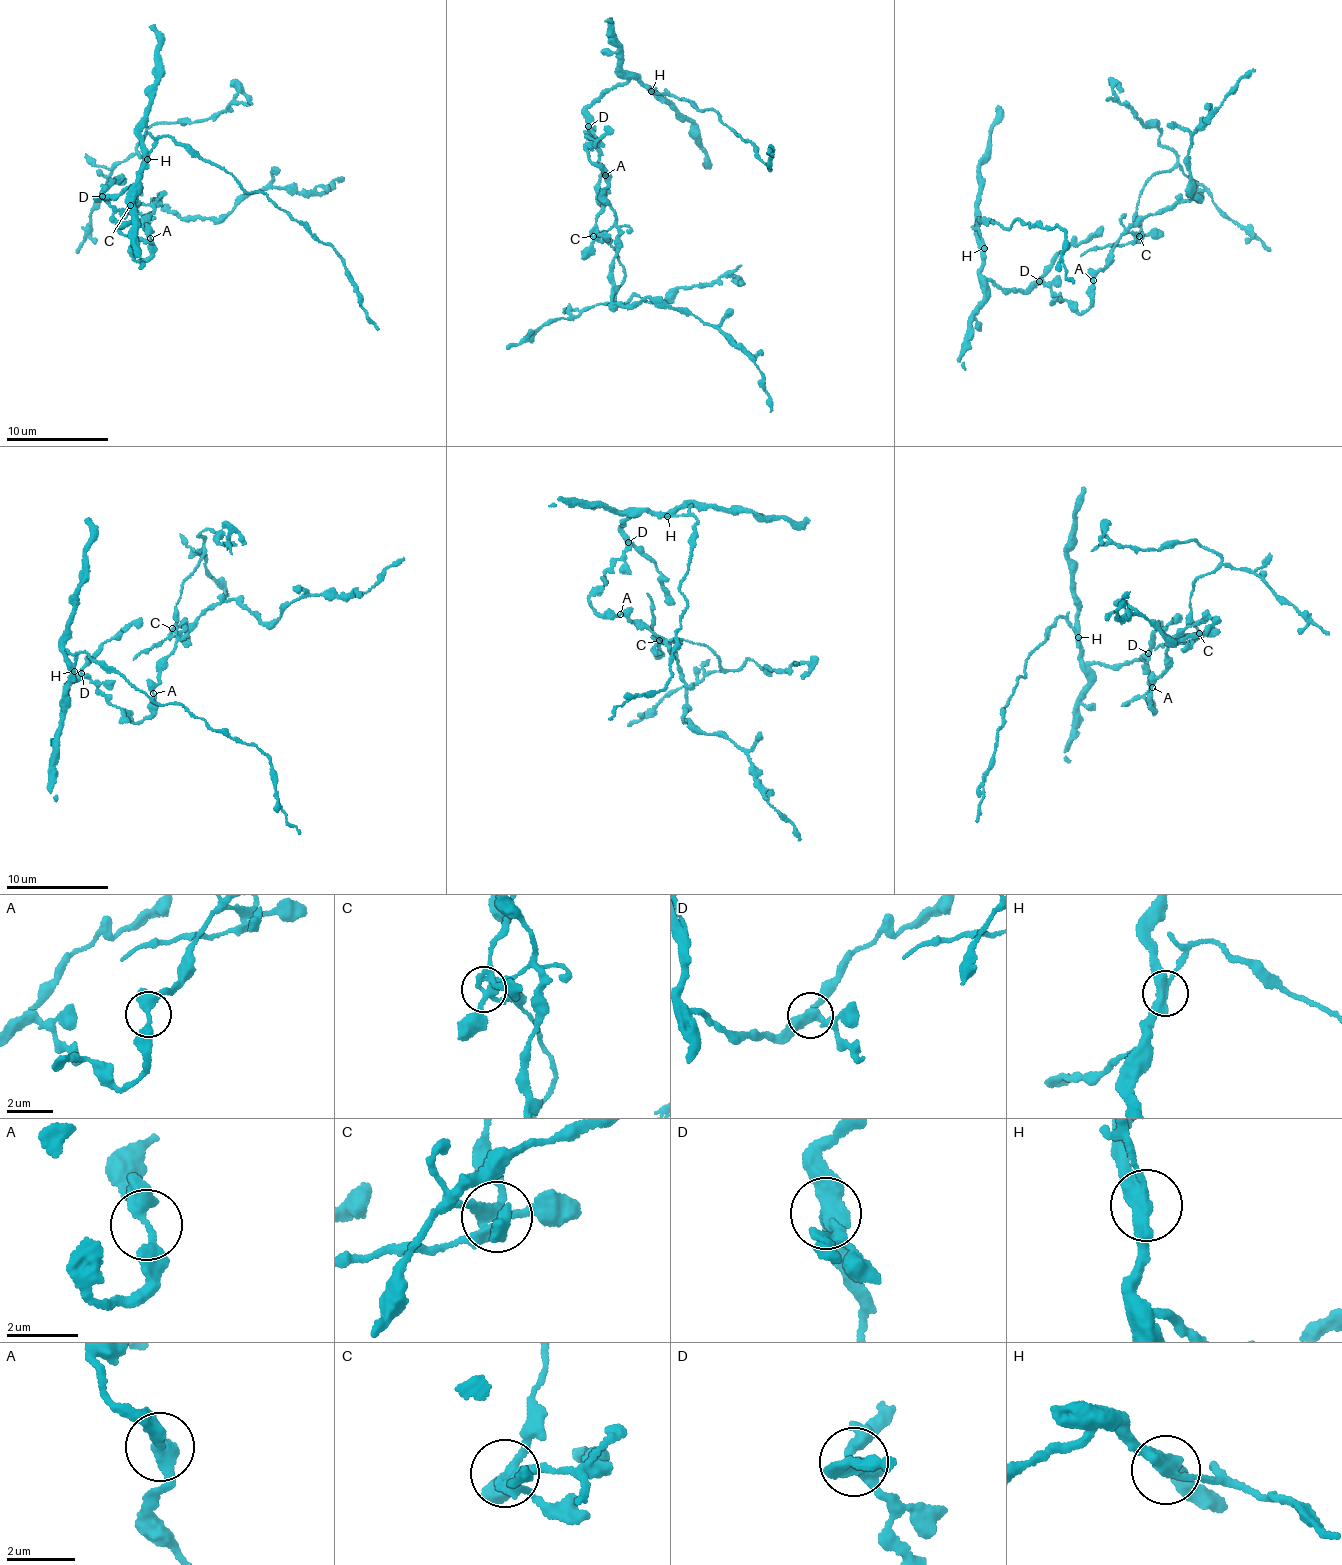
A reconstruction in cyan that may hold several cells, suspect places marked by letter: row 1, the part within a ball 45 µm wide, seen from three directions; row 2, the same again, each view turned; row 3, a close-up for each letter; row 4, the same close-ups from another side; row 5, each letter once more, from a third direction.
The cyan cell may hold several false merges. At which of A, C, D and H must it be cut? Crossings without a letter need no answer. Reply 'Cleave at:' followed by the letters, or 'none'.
Cleave at: C, H

